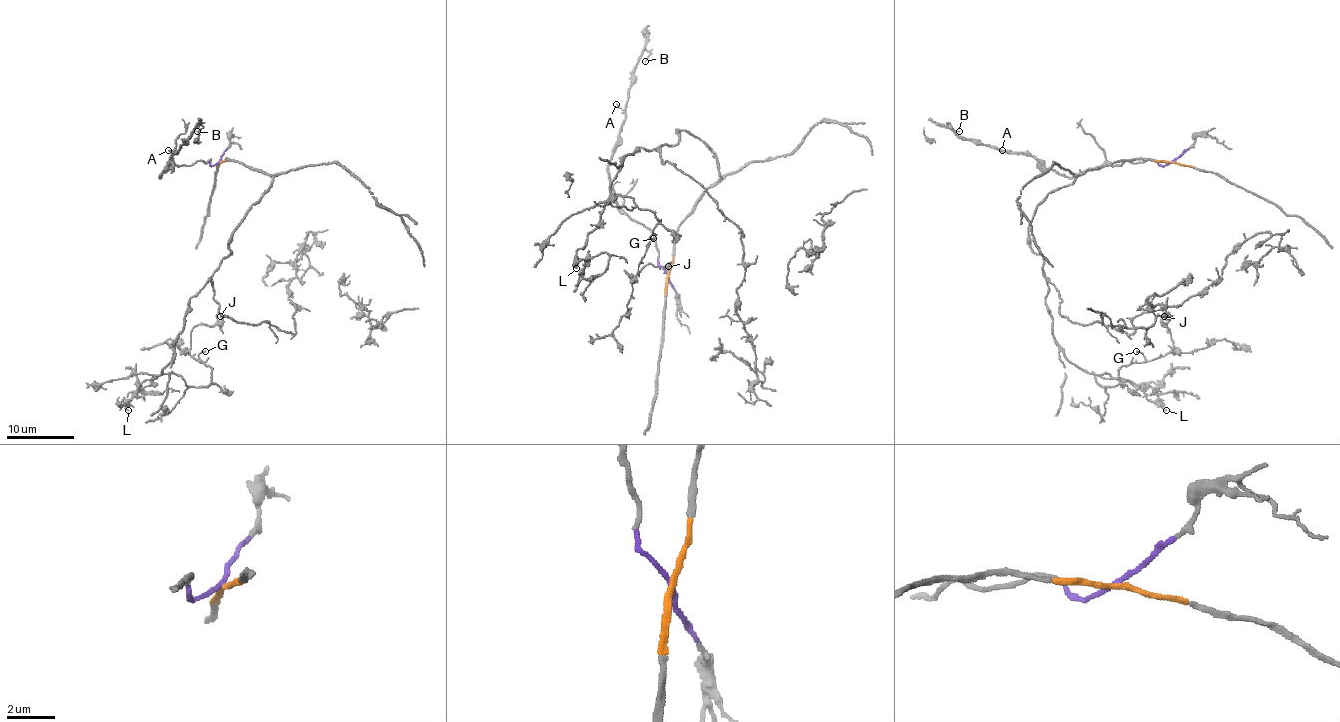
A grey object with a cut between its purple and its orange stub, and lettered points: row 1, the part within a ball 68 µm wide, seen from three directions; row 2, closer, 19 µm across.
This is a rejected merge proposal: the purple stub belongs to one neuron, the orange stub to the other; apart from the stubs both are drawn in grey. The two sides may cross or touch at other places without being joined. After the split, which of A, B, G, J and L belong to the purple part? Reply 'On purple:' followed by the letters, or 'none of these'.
On purple: A, B

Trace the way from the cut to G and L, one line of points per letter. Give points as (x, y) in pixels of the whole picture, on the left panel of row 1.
G: (220, 162), (272, 179), (230, 255), (190, 299), (163, 373), (206, 386), (205, 351)
L: (220, 162), (230, 159), (272, 179), (238, 226), (230, 255), (190, 299), (173, 359), (139, 386), (129, 410)

